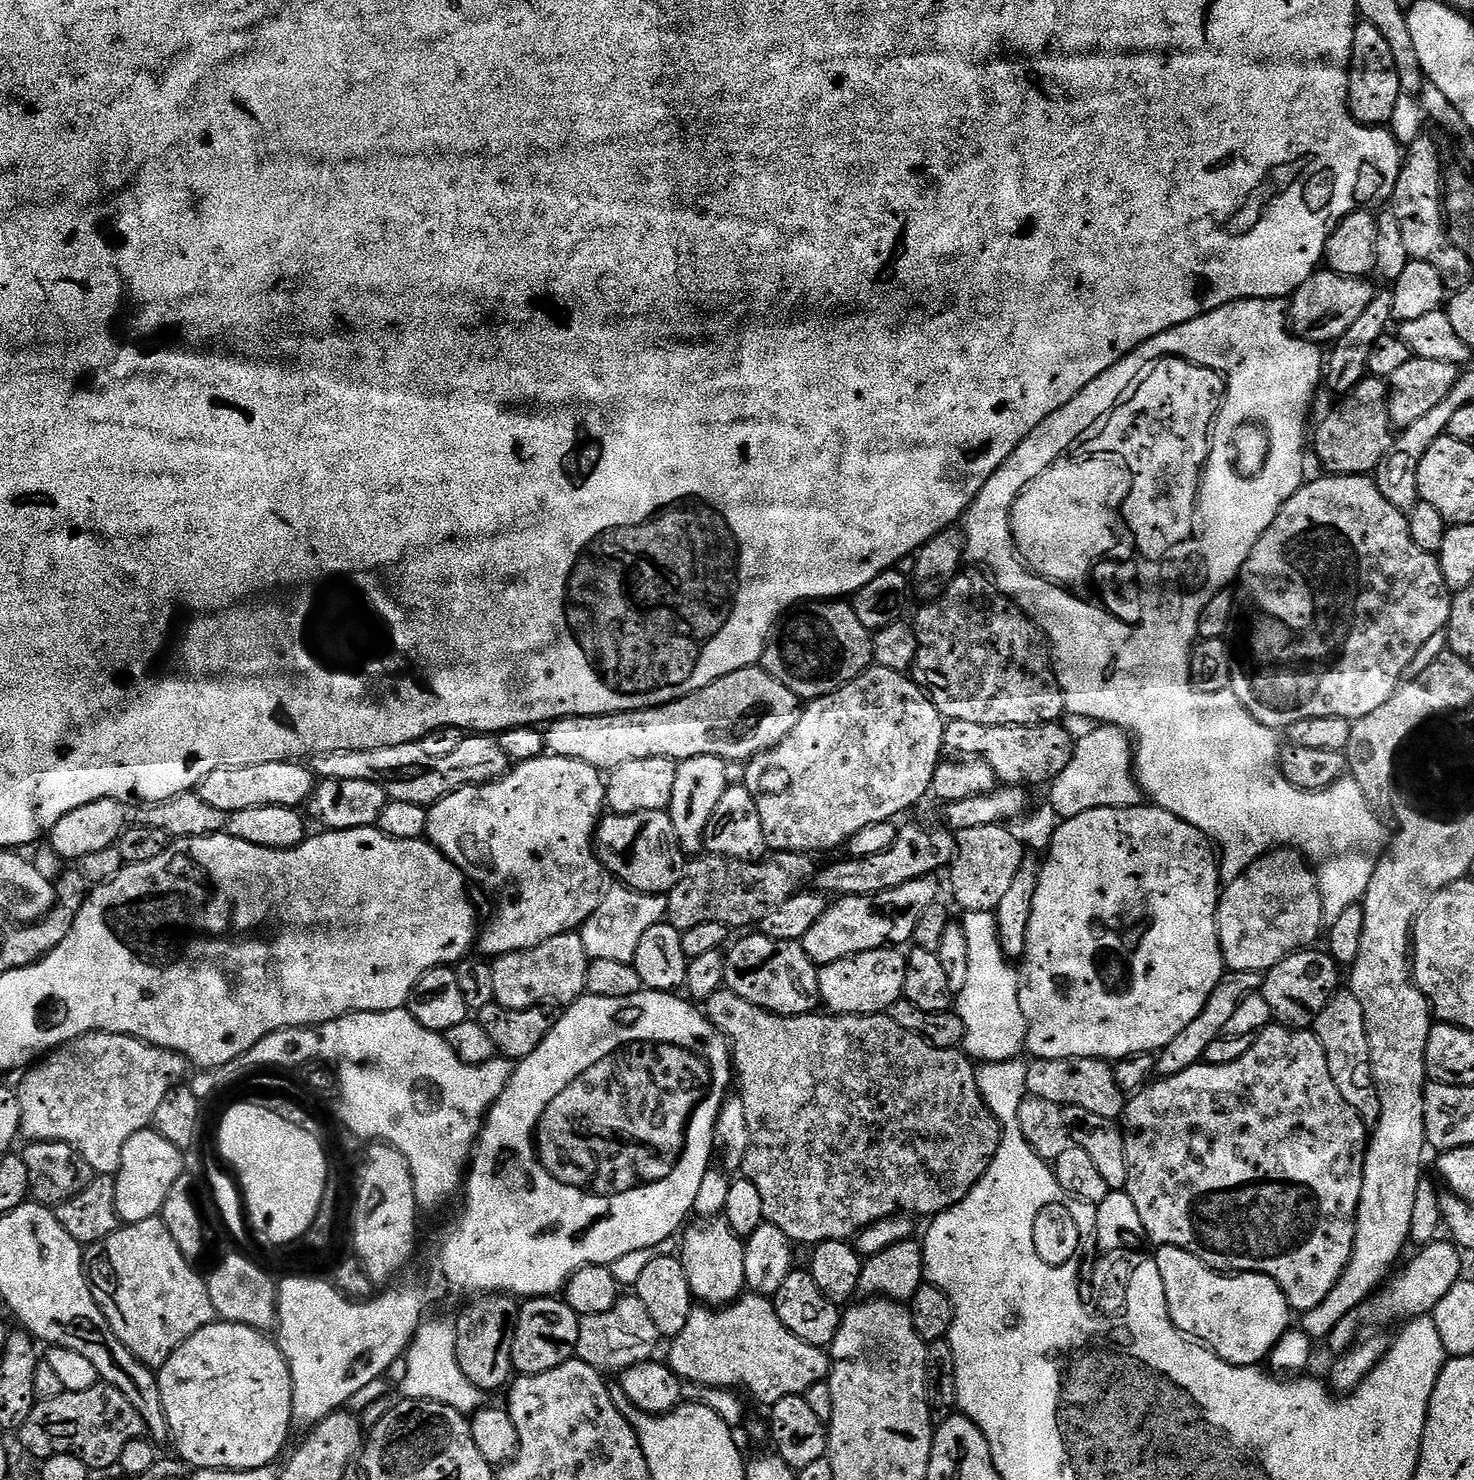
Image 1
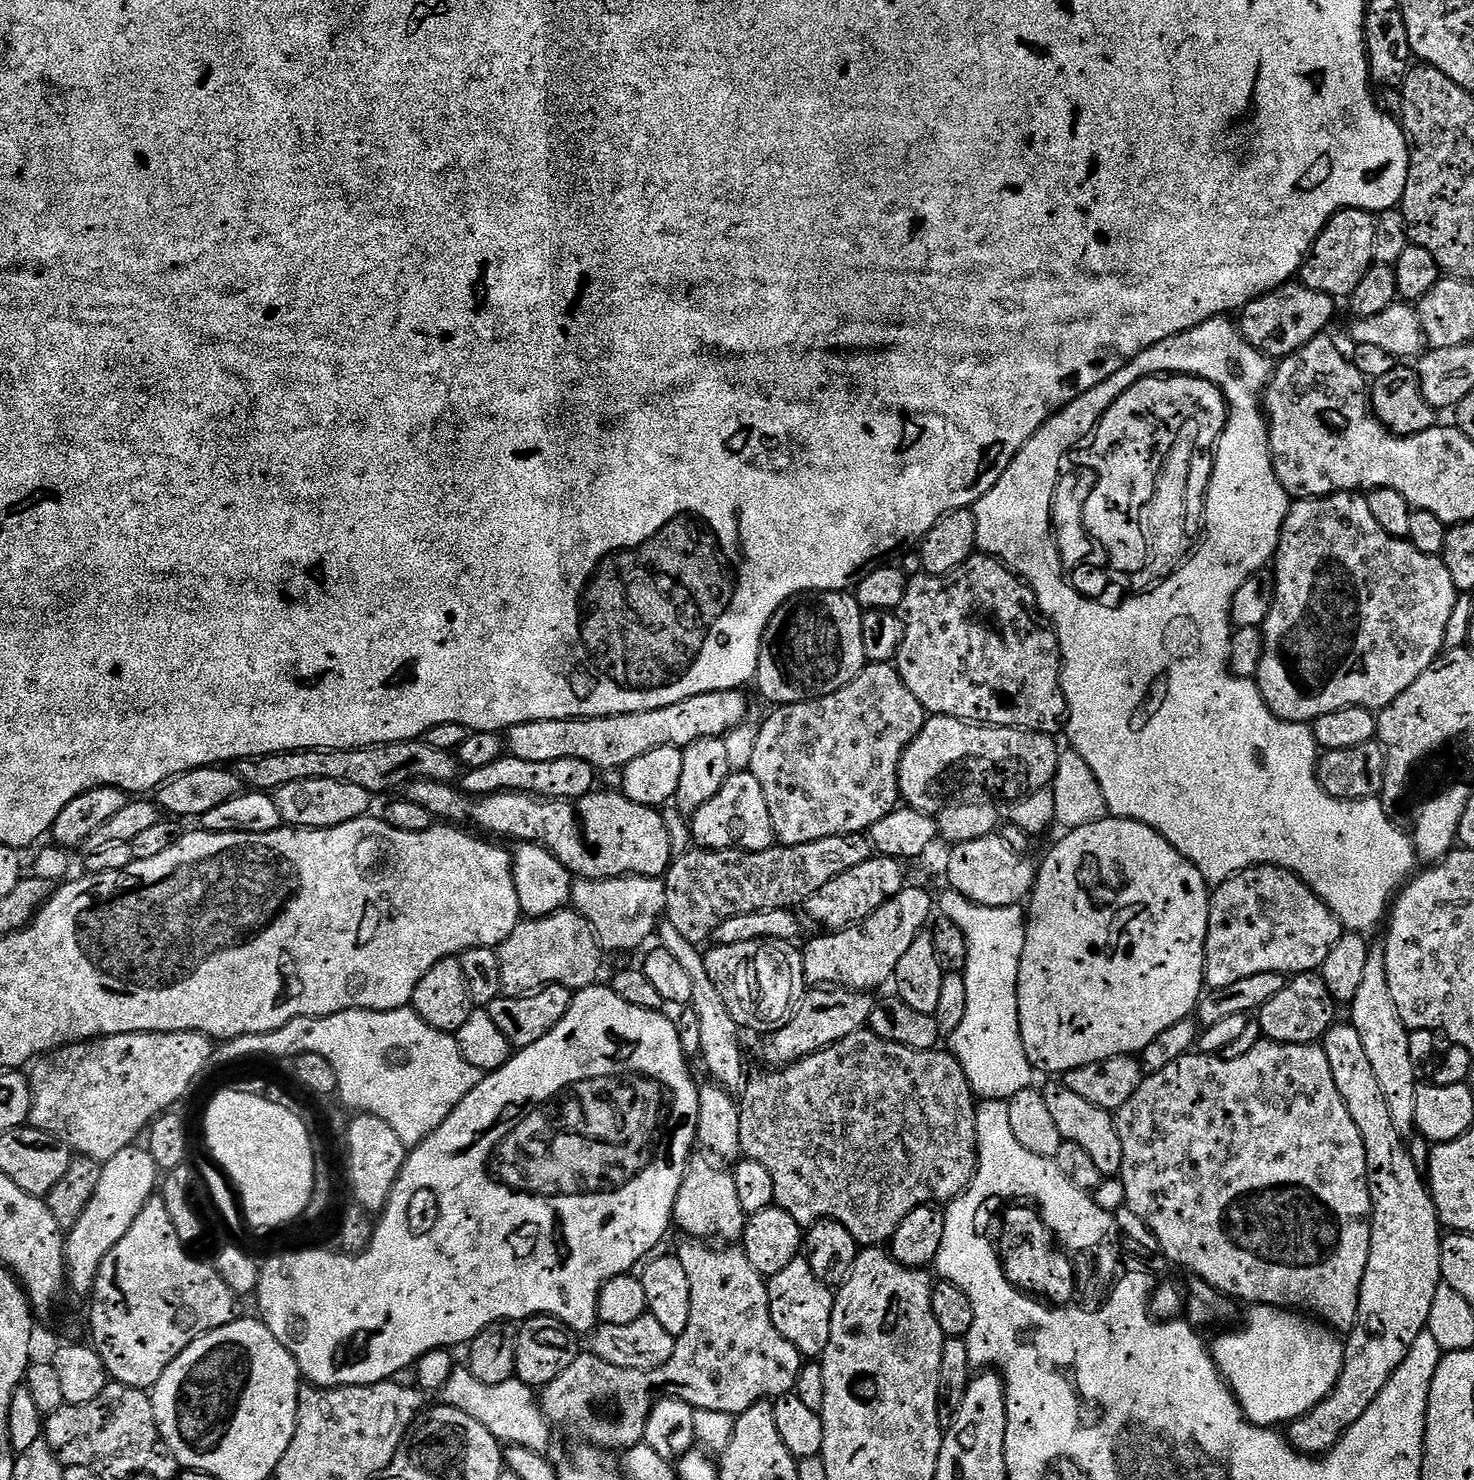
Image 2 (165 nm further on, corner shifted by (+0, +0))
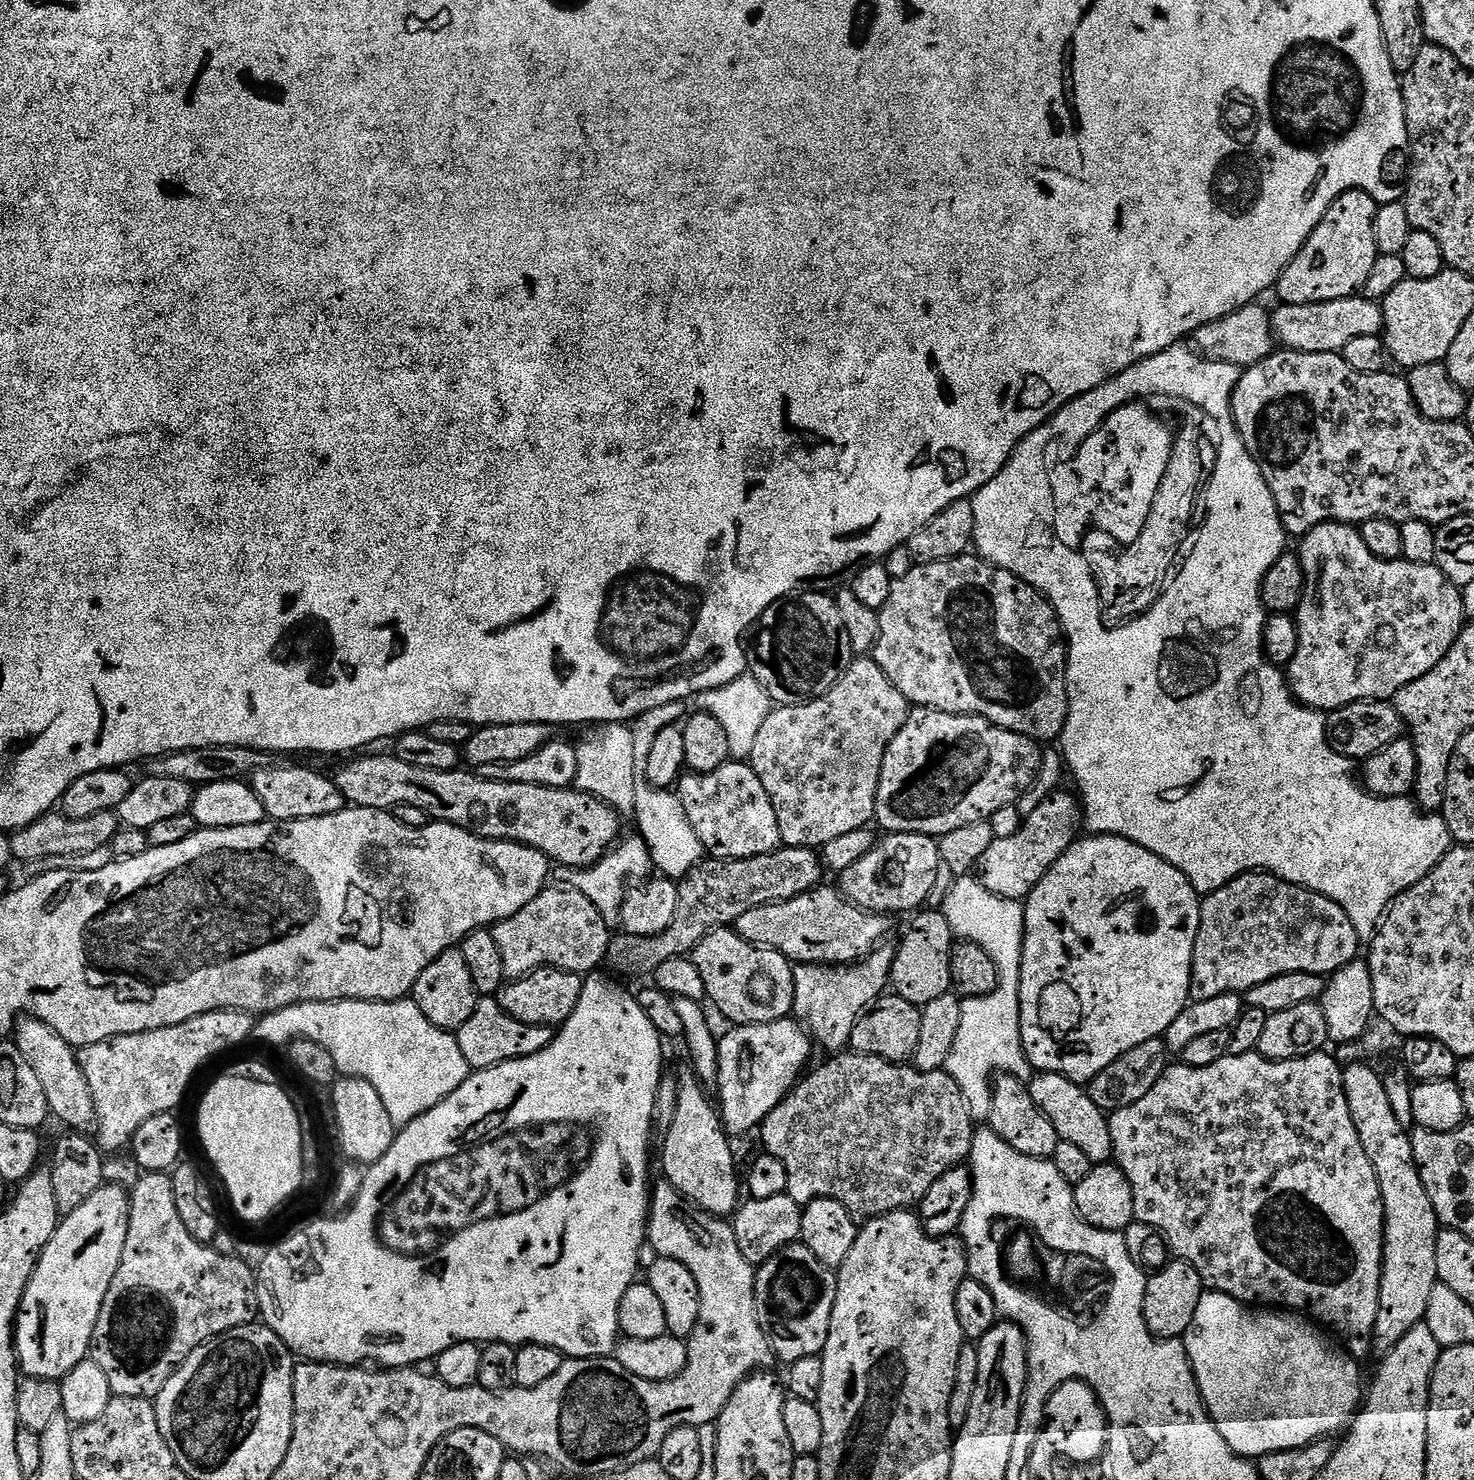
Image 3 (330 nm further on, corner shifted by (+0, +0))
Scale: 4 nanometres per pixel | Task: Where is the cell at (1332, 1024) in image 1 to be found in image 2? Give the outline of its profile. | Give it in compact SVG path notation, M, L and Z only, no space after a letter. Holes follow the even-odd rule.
M1351 1022L1333 1023L1324 1035L1322 1047L1326 1059L1330 1062L1330 1070L1334 1073L1334 1086L1338 1086L1338 1094L1342 1094L1342 1102L1346 1102L1346 1110L1350 1110L1350 1118L1354 1118L1354 1126L1358 1126L1358 1134L1362 1134L1362 1146L1366 1146L1366 1170L1368 1185L1372 1199L1372 1233L1370 1234L1370 1258L1362 1278L1362 1290L1358 1302L1358 1318L1351 1332L1344 1340L1344 1365L1342 1374L1334 1386L1334 1390L1314 1410L1310 1410L1299 1420L1293 1420L1286 1428L1286 1439L1297 1452L1304 1456L1319 1458L1327 1454L1331 1448L1374 1406L1374 1398L1382 1394L1386 1382L1402 1366L1406 1354L1414 1346L1418 1334L1428 1327L1430 1305L1434 1302L1434 1294L1442 1283L1440 1278L1440 1242L1442 1225L1440 1216L1432 1201L1432 1193L1422 1175L1422 1168L1416 1165L1410 1149L1404 1145L1405 1133L1394 1126L1394 1118L1390 1118L1390 1106L1386 1102L1386 1094L1382 1094L1382 1086L1378 1086L1378 1077L1370 1066L1370 1058L1366 1058L1366 1049L1362 1047L1362 1038Z

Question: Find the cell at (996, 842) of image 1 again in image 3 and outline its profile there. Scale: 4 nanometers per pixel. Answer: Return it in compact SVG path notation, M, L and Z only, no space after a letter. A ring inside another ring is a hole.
M1063 790L1055 791L1042 801L1032 814L1023 817L1020 829L1016 834L1000 840L993 839L990 850L986 850L986 854L982 854L978 865L978 879L986 886L986 890L990 890L990 894L998 894L1007 900L1023 901L1038 886L1038 882L1042 882L1042 878L1050 870L1050 866L1054 866L1054 862L1058 862L1058 858L1062 858L1064 851L1071 844L1076 843L1078 839L1076 831L1082 828L1082 804L1073 793L1072 796Z

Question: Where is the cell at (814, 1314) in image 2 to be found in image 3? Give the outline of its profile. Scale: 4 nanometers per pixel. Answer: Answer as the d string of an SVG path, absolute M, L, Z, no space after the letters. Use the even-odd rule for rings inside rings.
M802 1242L787 1244L781 1252L775 1252L768 1261L756 1268L754 1302L758 1322L770 1342L777 1361L784 1360L785 1365L790 1365L798 1362L798 1358L810 1358L823 1353L826 1338L830 1334L830 1318L834 1314L836 1277L837 1273L818 1262L818 1258L814 1258L814 1250L810 1250Z

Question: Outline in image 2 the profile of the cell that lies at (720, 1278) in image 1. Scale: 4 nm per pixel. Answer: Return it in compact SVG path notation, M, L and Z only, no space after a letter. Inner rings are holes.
M696 1154L688 1162L688 1169L682 1178L678 1198L674 1202L672 1219L675 1227L684 1231L685 1237L705 1242L736 1242L743 1237L746 1214L738 1199L731 1171L723 1172L707 1155Z

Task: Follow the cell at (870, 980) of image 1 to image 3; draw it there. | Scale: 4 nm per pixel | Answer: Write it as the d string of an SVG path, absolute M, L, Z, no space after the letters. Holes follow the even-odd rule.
M792 1018L729 1029L718 1040L718 1078L714 1091L720 1095L718 1111L725 1129L735 1134L759 1129L766 1117L787 1098L809 1067L814 1041Z

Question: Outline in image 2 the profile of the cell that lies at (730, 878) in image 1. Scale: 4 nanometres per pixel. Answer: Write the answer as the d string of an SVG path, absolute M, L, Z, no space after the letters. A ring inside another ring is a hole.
M849 832L847 836L831 836L818 838L805 844L785 844L773 846L761 852L741 852L739 848L727 848L721 852L711 850L689 850L673 859L672 867L666 873L666 920L673 924L686 938L686 942L700 946L711 941L714 930L722 926L730 918L738 914L754 914L770 910L799 909L810 898L810 894L818 894L830 878L838 878L838 874L846 874L846 870L854 870L854 866L862 866L862 862L872 859L874 849L871 839L859 832Z

